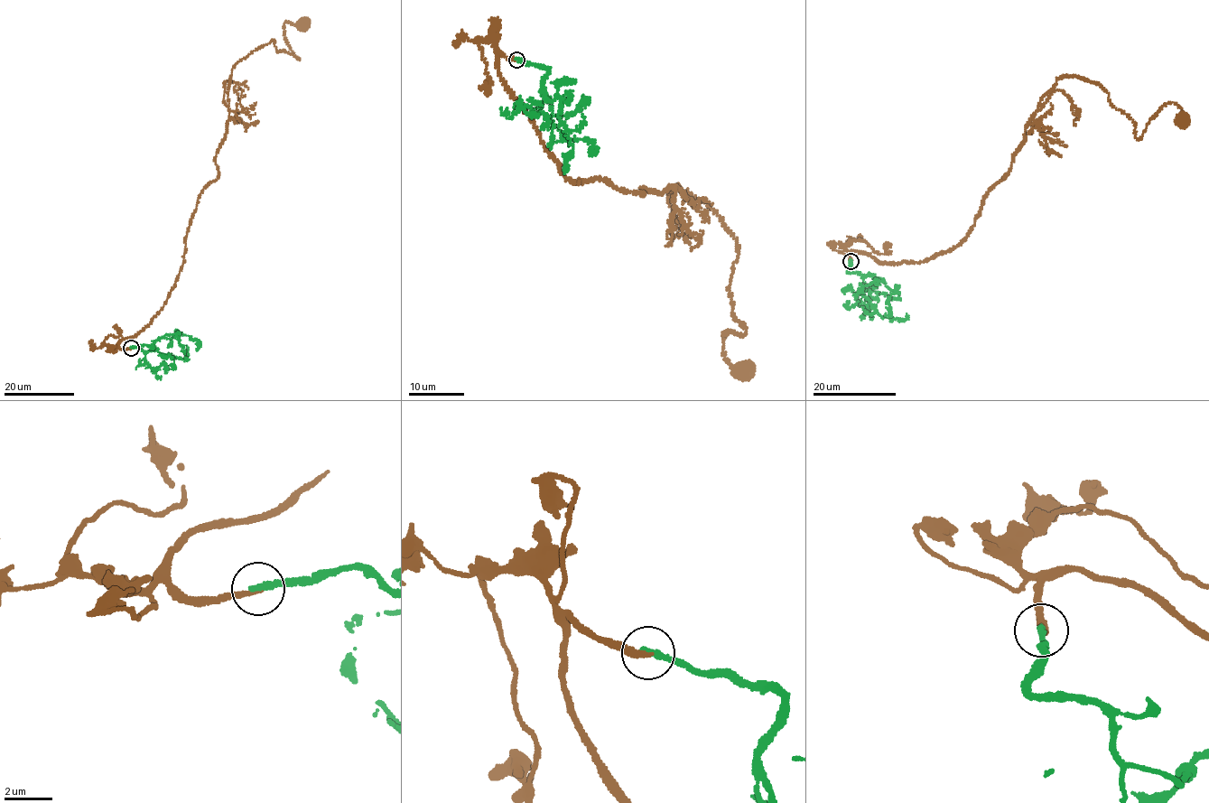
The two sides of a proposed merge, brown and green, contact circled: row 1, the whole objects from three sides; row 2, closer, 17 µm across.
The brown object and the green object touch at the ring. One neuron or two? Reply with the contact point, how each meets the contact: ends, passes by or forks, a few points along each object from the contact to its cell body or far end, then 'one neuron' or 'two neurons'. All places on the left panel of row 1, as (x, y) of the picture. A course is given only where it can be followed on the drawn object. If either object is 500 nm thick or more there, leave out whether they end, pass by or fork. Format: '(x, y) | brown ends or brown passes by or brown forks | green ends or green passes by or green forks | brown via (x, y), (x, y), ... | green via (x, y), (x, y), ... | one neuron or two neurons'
(131, 348) | brown ends | green ends | brown via (131, 348), (118, 342), (164, 305), (218, 177), (233, 68), (272, 40), (299, 59), (283, 24), (303, 25) | green via (131, 348), (153, 346), (165, 355), (186, 358), (187, 345) | two neurons

